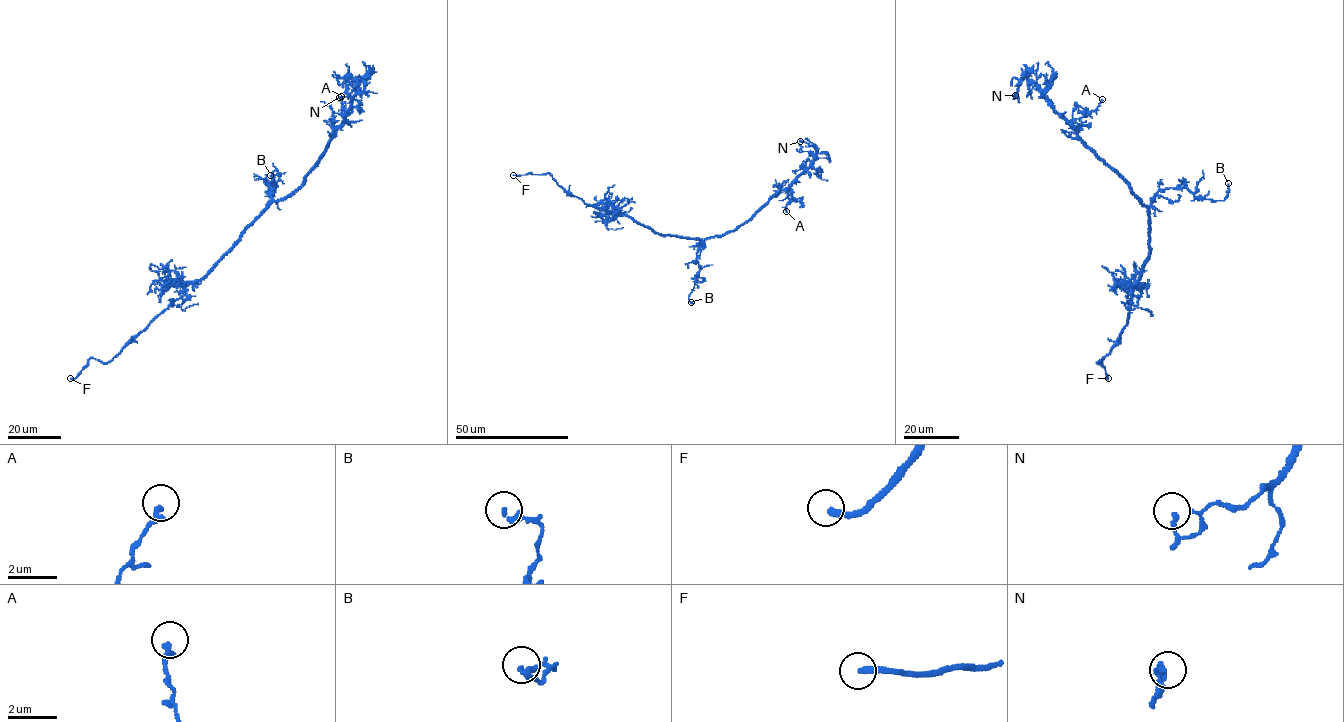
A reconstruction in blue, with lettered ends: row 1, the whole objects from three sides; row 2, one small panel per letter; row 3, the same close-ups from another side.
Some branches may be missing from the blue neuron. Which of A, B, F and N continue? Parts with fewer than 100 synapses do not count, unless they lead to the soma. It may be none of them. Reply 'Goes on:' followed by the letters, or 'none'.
Goes on: F

